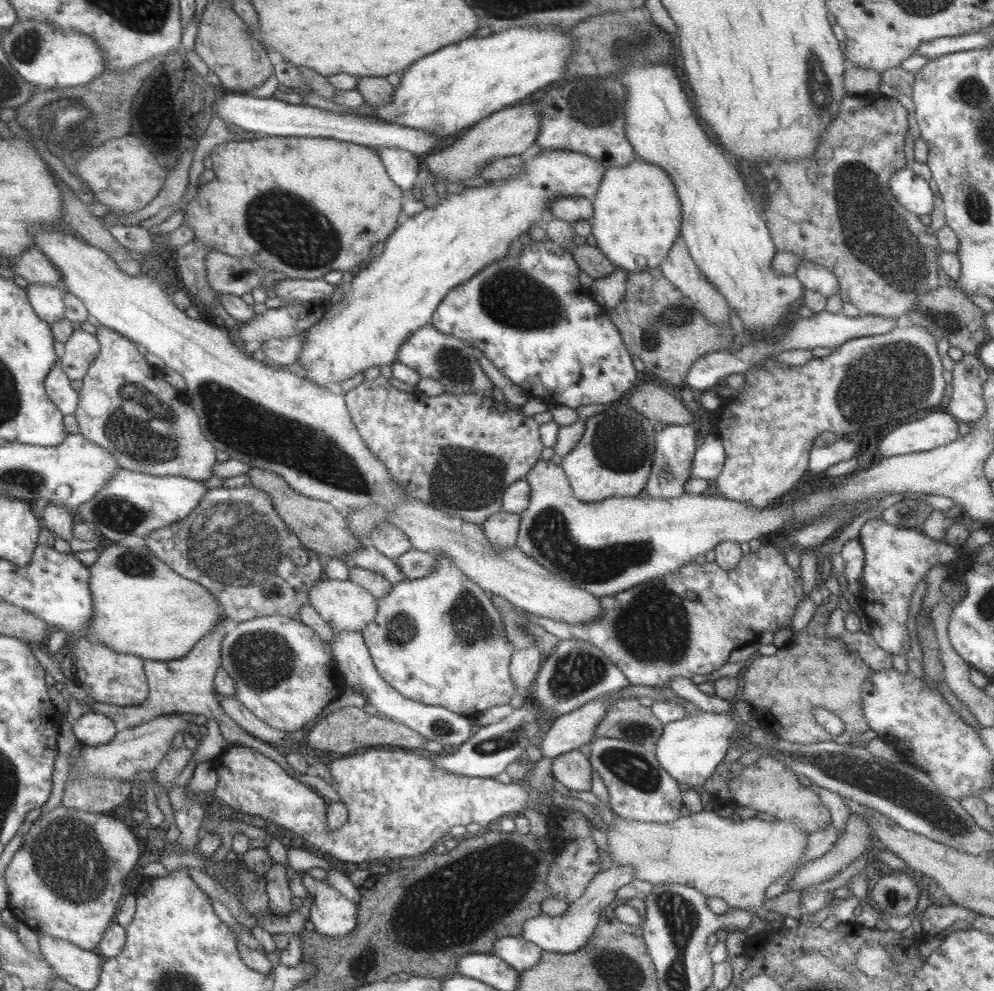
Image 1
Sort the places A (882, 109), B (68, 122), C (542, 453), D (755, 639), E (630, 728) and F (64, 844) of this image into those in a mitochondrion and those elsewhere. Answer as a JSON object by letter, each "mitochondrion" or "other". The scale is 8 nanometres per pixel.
{"A":"other","B":"mitochondrion","C":"other","D":"other","E":"mitochondrion","F":"mitochondrion"}

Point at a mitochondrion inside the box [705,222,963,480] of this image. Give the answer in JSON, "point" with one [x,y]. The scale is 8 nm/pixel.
{"point":[885,379]}

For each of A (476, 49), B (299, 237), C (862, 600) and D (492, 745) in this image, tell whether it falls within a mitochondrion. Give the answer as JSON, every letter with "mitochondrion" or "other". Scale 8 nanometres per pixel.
{"A":"other","B":"mitochondrion","C":"other","D":"mitochondrion"}

